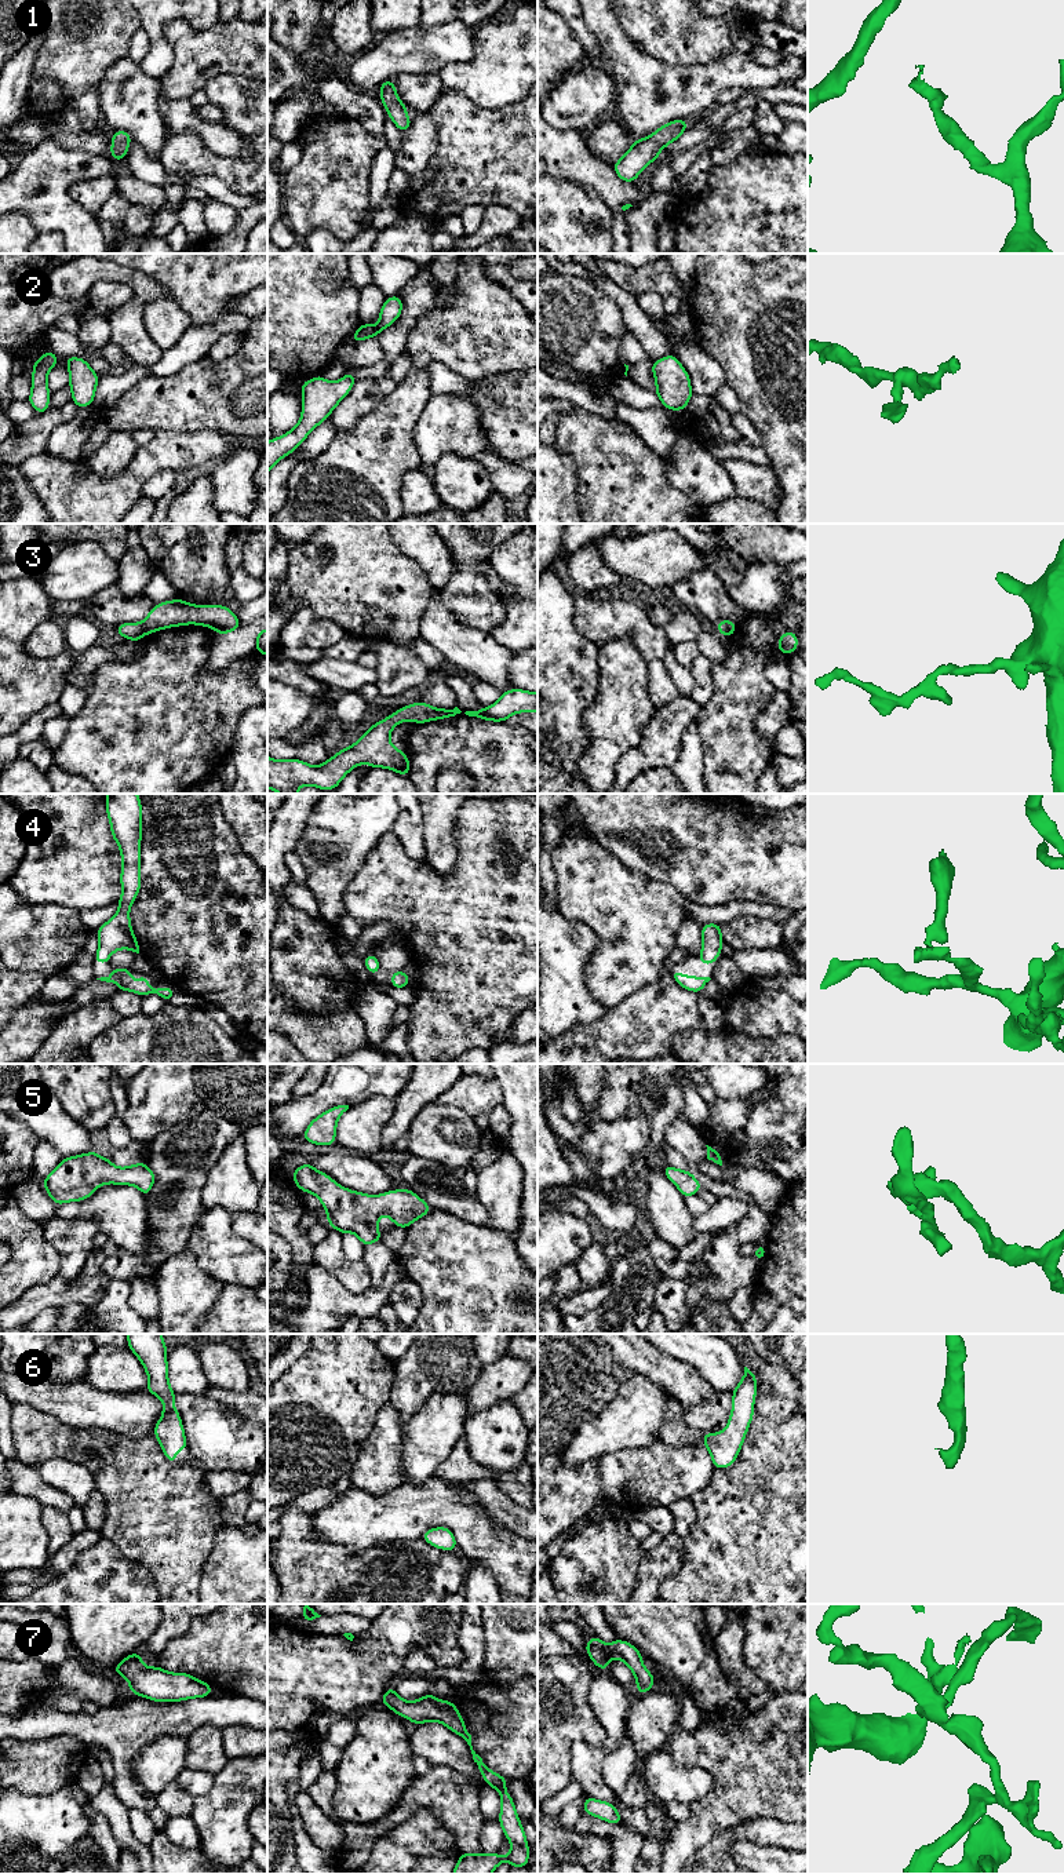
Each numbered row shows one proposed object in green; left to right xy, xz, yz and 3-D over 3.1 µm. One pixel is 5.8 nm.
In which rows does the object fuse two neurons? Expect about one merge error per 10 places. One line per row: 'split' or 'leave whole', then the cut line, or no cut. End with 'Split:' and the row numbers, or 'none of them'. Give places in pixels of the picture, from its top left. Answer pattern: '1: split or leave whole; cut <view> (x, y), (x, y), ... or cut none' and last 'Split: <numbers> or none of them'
1: leave whole; cut none
2: leave whole; cut none
3: leave whole; cut none
4: leave whole; cut none
5: leave whole; cut none
6: leave whole; cut none
7: leave whole; cut none
Split: none of them

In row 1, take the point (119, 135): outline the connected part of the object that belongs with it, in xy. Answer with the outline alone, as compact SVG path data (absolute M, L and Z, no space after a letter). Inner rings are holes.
M114 131L112 136L110 156L119 161L124 160L131 143L131 135L127 131Z

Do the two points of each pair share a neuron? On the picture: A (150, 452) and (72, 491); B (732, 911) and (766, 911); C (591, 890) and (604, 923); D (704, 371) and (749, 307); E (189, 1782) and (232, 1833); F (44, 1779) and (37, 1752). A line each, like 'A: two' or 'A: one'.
A: one
B: one
C: one
D: two
E: two
F: one

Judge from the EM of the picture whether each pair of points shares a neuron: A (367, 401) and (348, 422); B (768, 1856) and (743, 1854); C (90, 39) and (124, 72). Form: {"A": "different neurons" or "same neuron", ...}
{"A": "same neuron", "B": "same neuron", "C": "different neurons"}

